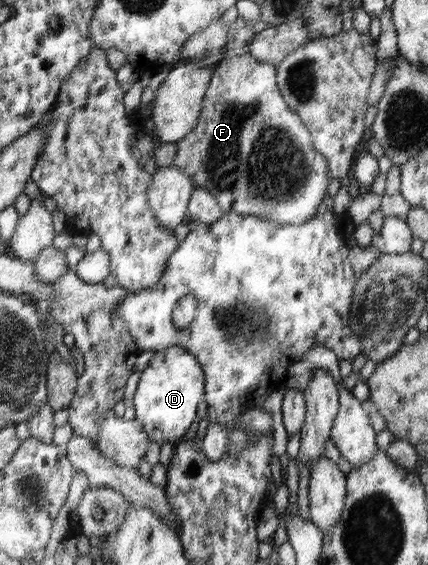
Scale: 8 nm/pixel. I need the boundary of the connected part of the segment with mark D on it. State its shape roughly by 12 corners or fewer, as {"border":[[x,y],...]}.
{"border":[[175,346],[141,372],[135,419],[150,441],[186,436],[203,365]]}

